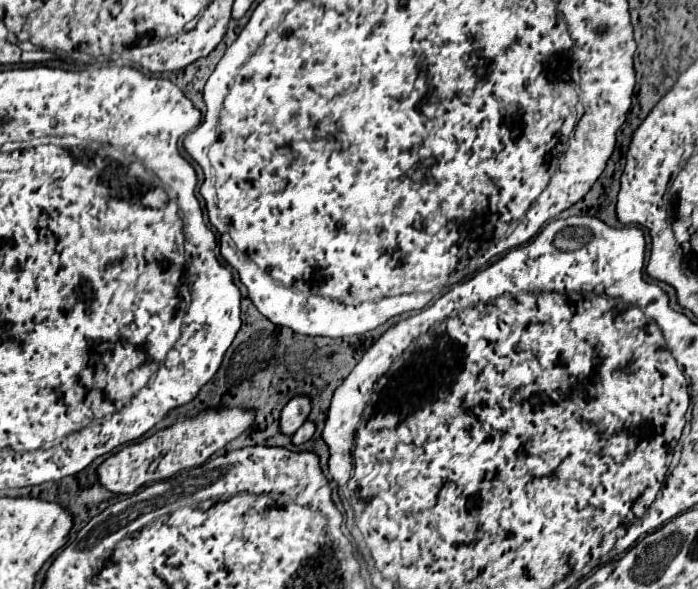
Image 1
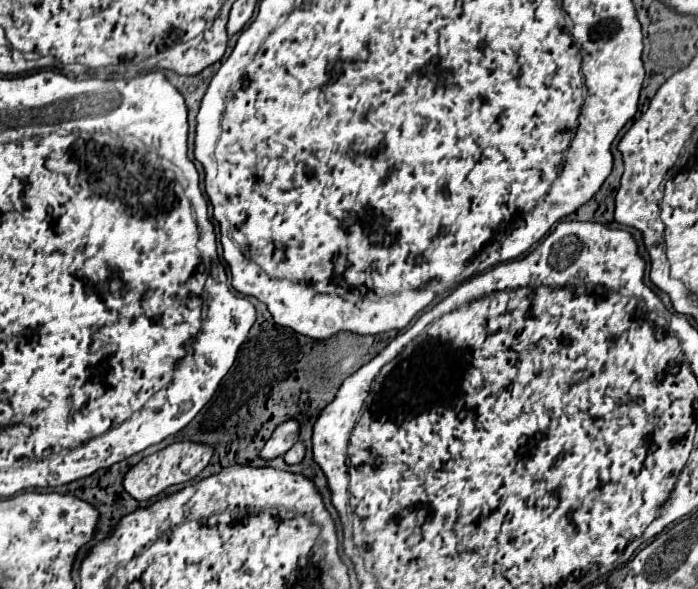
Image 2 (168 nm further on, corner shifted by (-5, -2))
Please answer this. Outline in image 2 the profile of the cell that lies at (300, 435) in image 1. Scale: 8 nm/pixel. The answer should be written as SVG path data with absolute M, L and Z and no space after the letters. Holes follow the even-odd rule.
M297 442L297 444L283 456L283 460L285 460L285 464L293 466L293 464L299 464L299 462L303 460L303 456L305 456L305 446L303 446L303 442Z

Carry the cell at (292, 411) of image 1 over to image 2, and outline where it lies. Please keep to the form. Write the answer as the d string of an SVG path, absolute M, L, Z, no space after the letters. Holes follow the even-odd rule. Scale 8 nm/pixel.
M287 420L267 440L263 450L259 452L259 458L261 460L273 460L277 456L283 456L297 442L297 438L299 438L299 422L297 420Z

